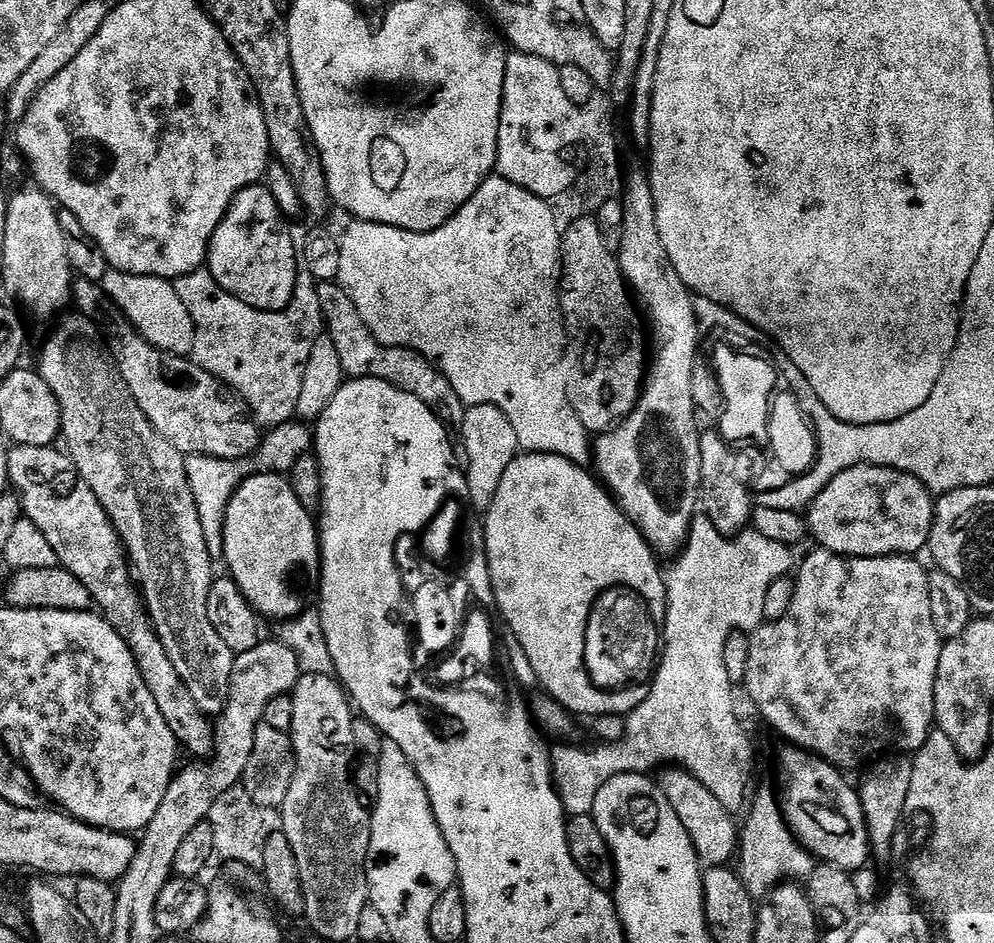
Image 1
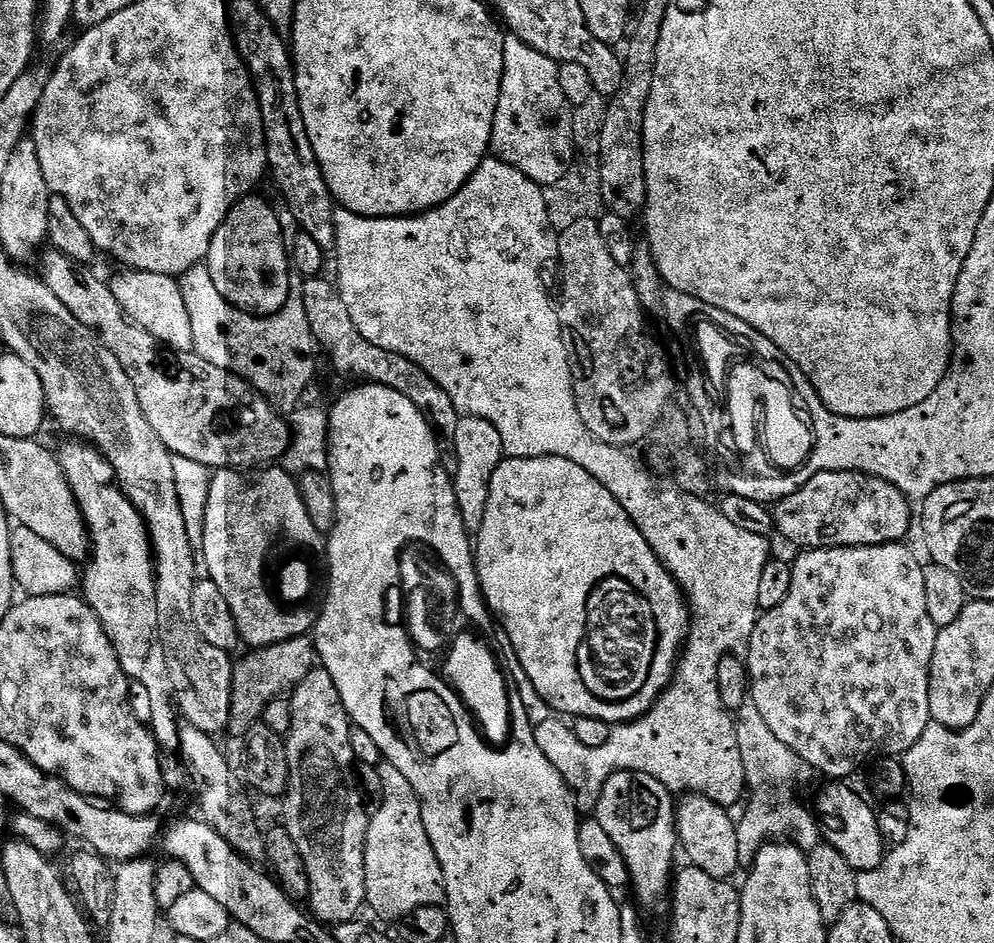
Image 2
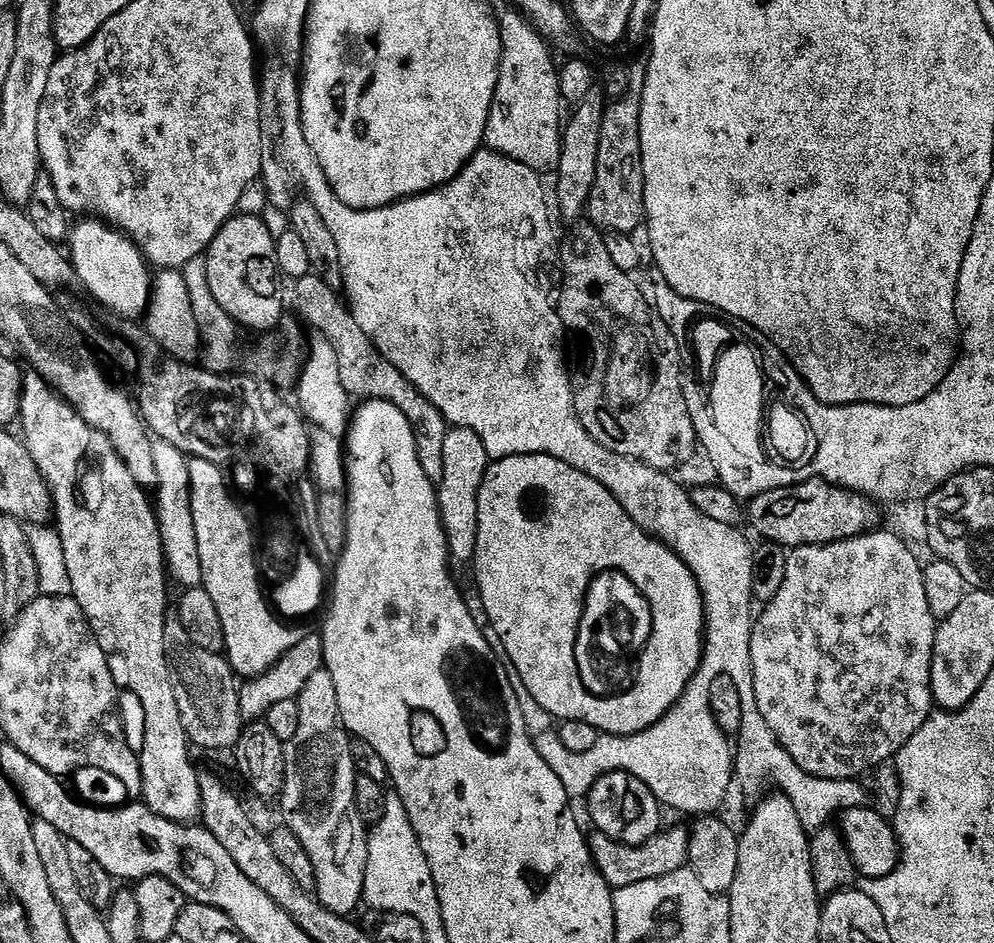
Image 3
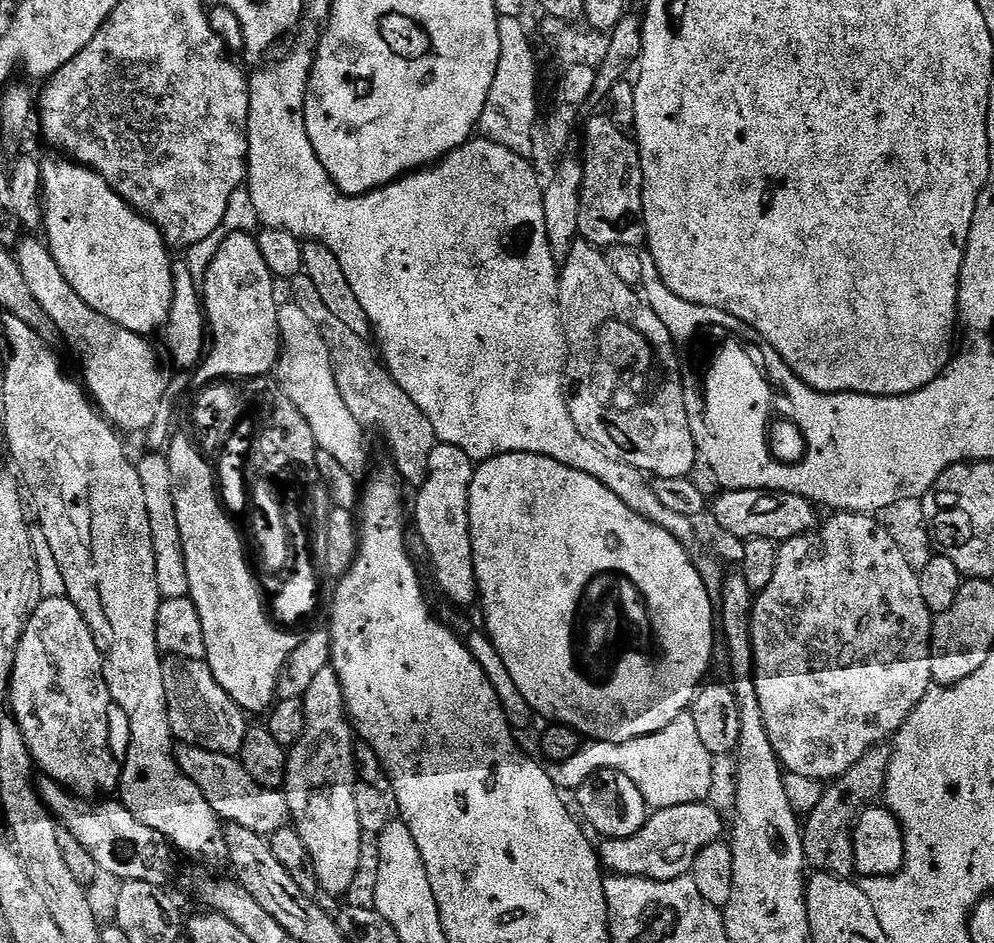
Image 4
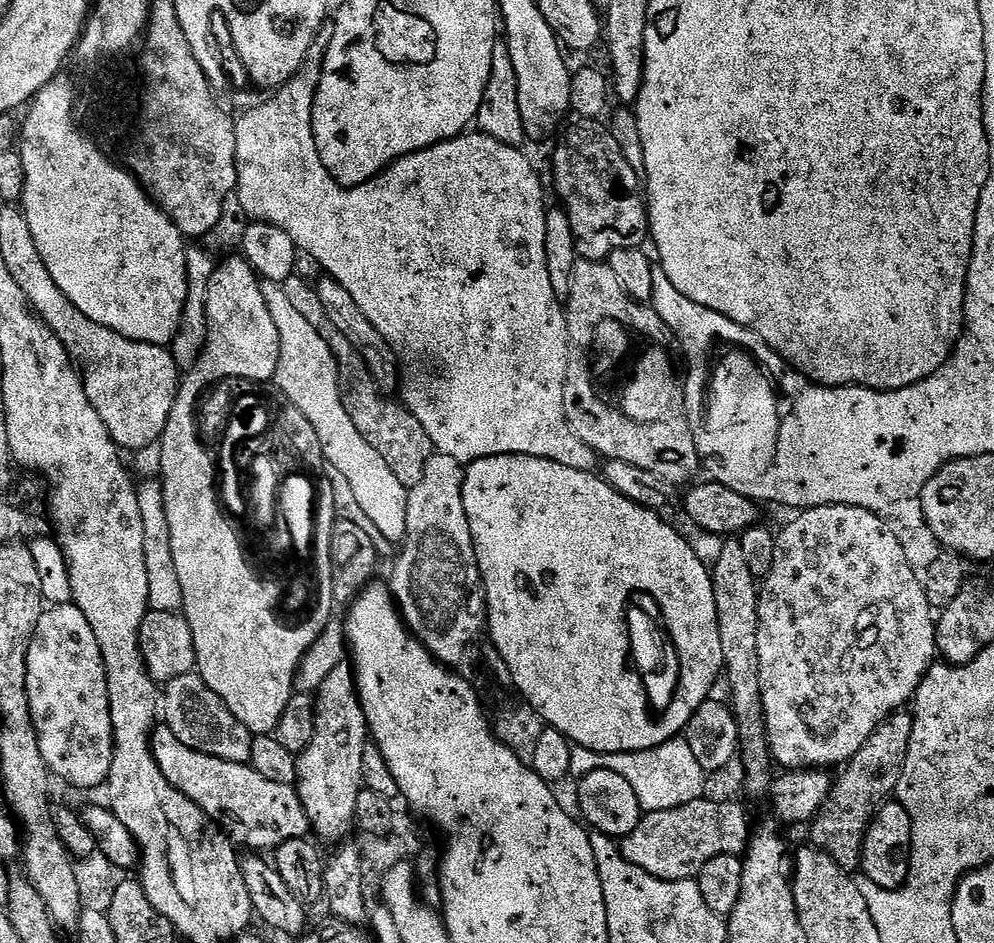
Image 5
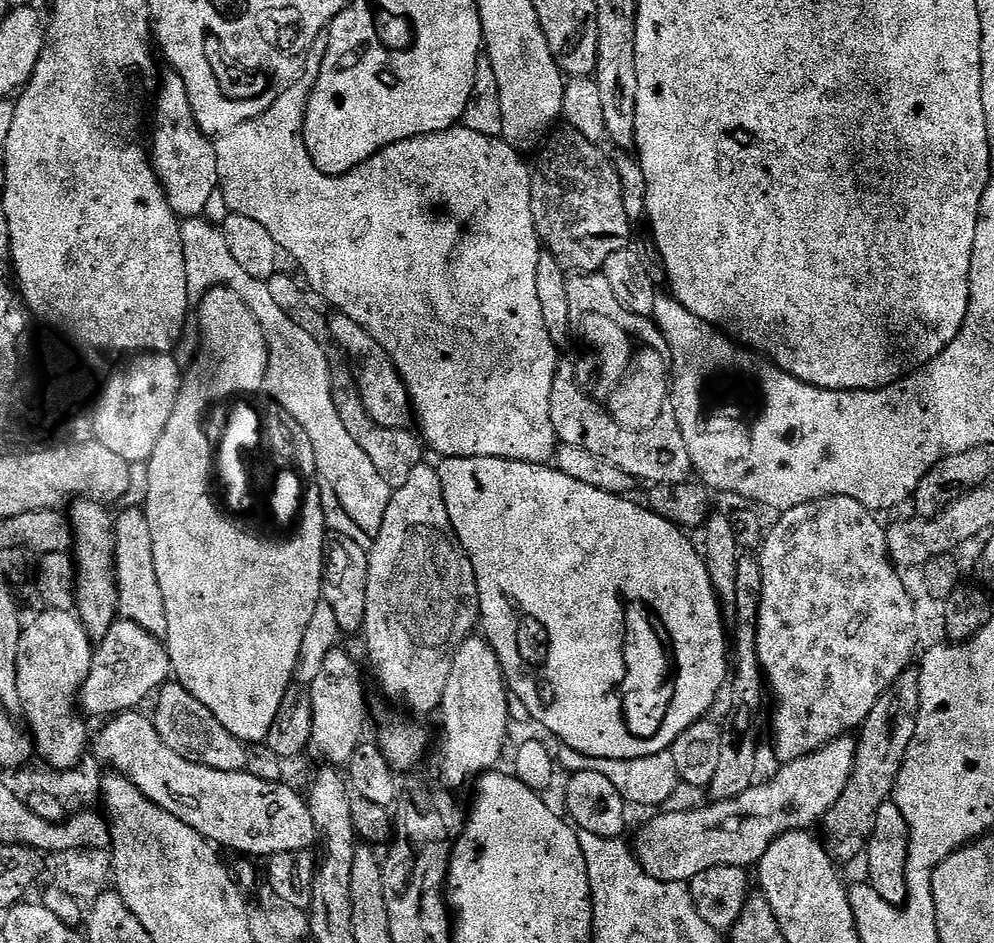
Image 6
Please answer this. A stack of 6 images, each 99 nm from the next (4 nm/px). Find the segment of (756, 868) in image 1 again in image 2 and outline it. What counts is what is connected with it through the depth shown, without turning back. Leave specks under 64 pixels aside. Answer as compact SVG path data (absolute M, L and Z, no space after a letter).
M748 696L736 712L736 733L738 734L738 748L742 755L743 769L746 770L745 785L748 795L742 816L736 823L738 834L738 858L742 866L751 865L753 858L762 845L770 841L784 838L786 834L793 834L793 843L809 854L822 842L819 821L815 813L800 803L796 794L800 772L804 765L796 754L779 741L770 726L763 721L751 696Z

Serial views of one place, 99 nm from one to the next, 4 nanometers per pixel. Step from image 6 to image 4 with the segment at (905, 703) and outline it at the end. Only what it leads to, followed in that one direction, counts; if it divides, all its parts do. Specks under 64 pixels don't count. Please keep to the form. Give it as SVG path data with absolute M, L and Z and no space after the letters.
M889 745L872 748L846 774L823 791L820 802L807 815L802 828L805 863L813 871L830 873L844 879L849 879L855 873L852 840L855 823L860 814L883 795L891 757L892 750Z

